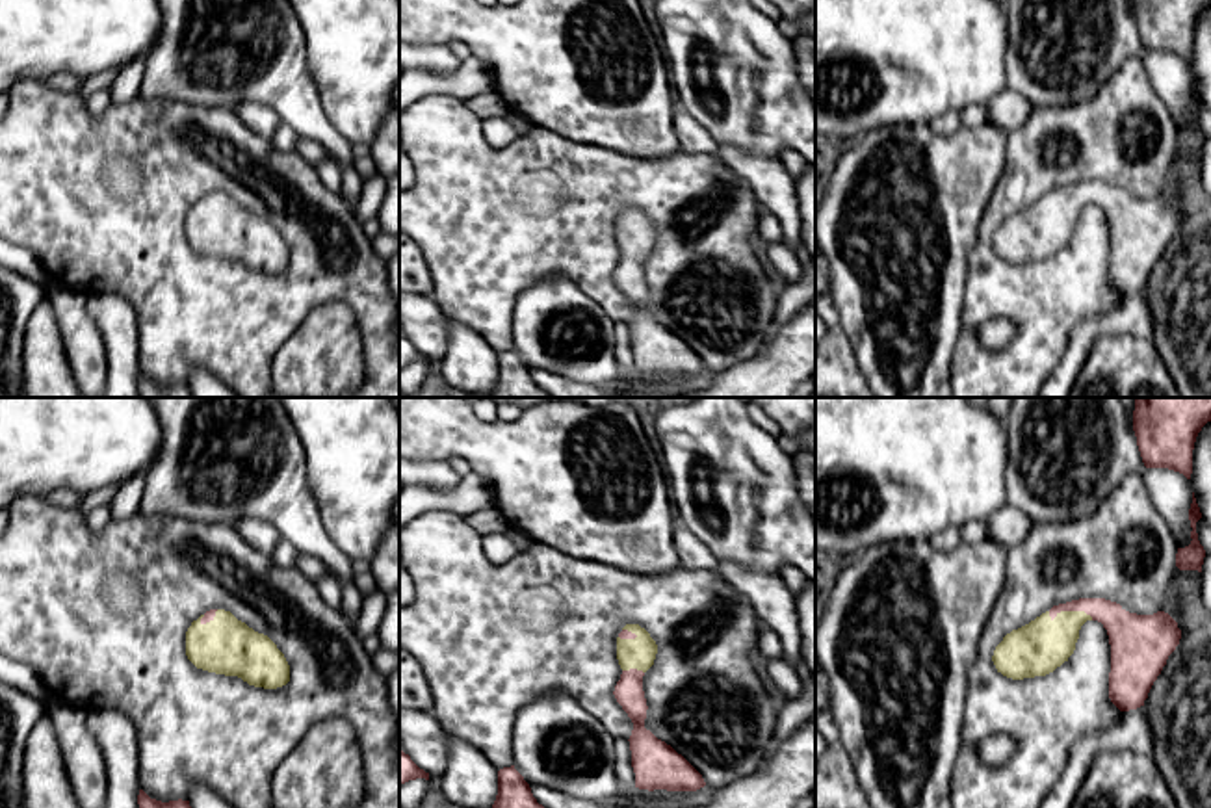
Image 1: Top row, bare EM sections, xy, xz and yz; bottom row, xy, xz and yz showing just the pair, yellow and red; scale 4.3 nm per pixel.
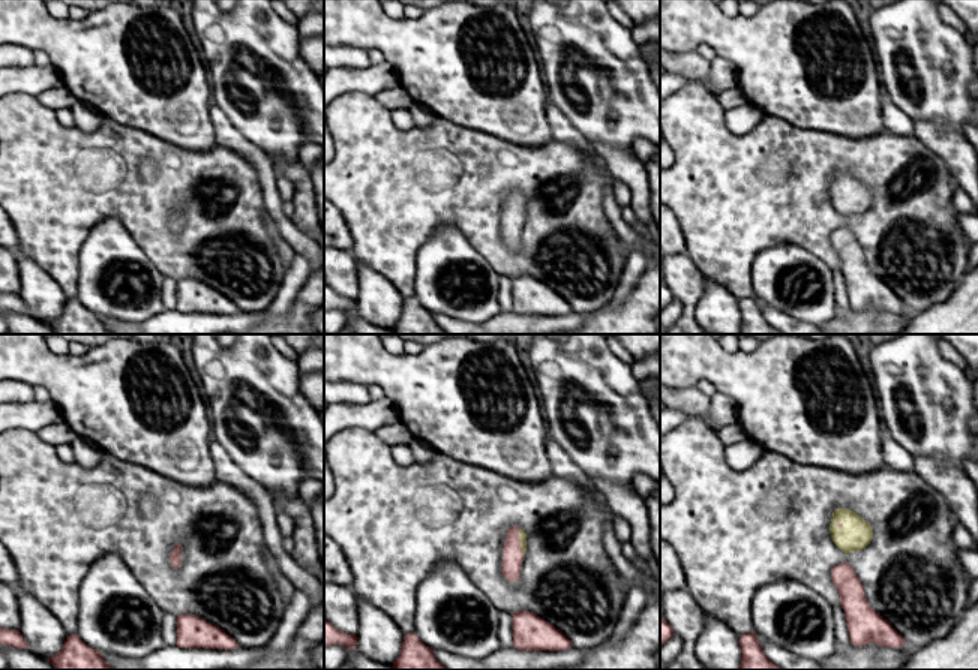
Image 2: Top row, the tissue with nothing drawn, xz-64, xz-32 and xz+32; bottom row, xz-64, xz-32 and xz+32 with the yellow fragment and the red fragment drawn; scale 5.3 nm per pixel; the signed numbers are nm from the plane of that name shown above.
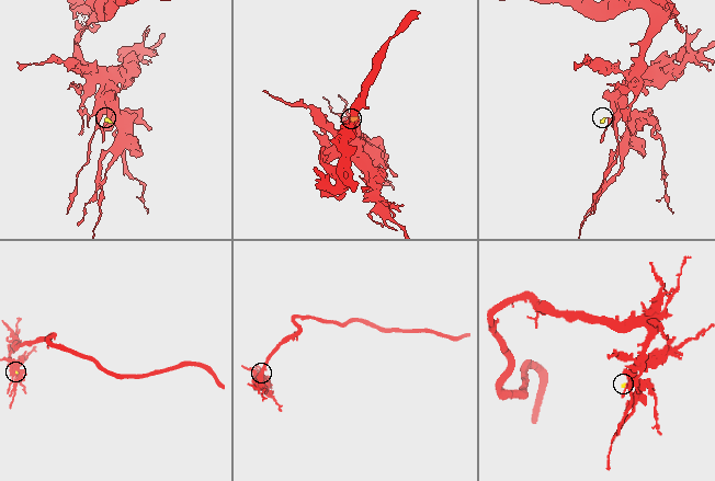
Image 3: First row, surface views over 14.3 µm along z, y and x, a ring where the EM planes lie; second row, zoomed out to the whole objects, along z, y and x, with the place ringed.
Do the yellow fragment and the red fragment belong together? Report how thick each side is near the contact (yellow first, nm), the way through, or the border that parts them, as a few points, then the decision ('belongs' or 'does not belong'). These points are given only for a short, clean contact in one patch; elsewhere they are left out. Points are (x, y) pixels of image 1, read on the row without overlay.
240/150 nm | across yz (1037, 233), (1070, 195), (1107, 195), (1124, 212) | belongs

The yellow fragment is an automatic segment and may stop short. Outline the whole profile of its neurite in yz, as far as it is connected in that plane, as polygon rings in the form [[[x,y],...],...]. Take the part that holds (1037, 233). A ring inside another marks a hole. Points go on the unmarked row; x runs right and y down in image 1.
[[[1079,182],[1053,189],[1003,221],[992,240],[997,256],[1012,264],[1053,256],[1074,238],[1087,204],[1101,206],[1109,219],[1111,286],[1120,295],[1144,290],[1181,223],[1178,206],[1165,195],[1137,199],[1105,182]]]

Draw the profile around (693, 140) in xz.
[[[680,106],[672,115],[672,126],[680,141],[680,150],[719,158],[719,143]]]

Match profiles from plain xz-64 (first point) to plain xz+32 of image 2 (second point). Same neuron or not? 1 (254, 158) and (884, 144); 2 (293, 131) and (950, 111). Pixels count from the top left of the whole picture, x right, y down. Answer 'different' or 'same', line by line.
1: different
2: same

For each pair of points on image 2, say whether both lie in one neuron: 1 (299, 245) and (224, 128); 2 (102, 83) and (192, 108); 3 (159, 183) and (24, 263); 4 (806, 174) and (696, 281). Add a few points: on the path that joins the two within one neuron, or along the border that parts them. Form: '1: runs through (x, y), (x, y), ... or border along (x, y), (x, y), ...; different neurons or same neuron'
1: runs through (278, 216), (266, 170), (252, 156); same neuron
2: runs through (125, 83), (132, 83), (147, 96), (170, 101); same neuron
3: border along (17, 245), (56, 282); different neurons
4: border along (684, 252), (705, 278); different neurons

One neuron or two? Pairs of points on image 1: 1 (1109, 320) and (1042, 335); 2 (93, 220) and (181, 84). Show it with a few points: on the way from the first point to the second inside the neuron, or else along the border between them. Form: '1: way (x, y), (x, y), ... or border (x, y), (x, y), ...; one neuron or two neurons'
1: border (1117, 307), (1089, 316), (1072, 333), (1055, 364); two neurons
2: border (138, 99), (177, 99), (212, 108); two neurons

